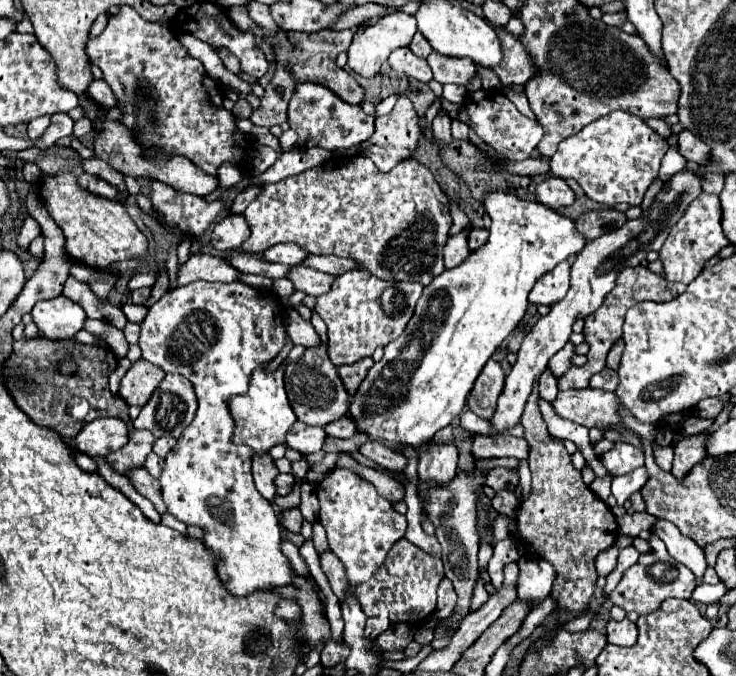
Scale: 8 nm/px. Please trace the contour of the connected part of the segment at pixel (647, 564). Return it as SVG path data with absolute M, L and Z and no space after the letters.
M654 533L650 535L648 539L648 545L650 545L650 551L648 553L642 553L640 559L624 571L620 583L616 585L616 589L608 595L608 599L622 607L626 613L628 611L636 611L638 615L646 615L646 613L652 613L654 609L658 609L662 605L662 601L666 601L668 597L678 597L678 599L690 599L694 587L696 587L696 579L692 575L692 571L682 565L682 563L676 563L668 549L662 545L662 541L658 541L658 537L654 537Z

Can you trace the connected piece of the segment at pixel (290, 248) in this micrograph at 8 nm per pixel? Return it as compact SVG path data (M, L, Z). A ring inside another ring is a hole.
M278 243L262 253L262 259L272 261L272 263L284 263L284 265L300 265L306 259L308 251L294 243Z

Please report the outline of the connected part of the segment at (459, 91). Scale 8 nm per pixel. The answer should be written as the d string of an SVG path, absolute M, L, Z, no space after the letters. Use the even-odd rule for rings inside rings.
M444 85L444 99L448 99L450 103L462 103L466 97L466 89L462 89L460 85Z

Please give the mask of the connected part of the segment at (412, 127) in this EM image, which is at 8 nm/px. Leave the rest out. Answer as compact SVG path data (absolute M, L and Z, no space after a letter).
M402 95L402 97L398 99L398 103L394 105L394 109L392 109L388 115L376 117L376 131L374 131L374 135L364 143L364 155L370 157L380 171L386 171L386 173L388 173L390 169L394 169L394 165L398 165L400 161L410 159L410 157L416 153L420 135L422 135L420 115L416 113L412 101L410 101L406 95Z

